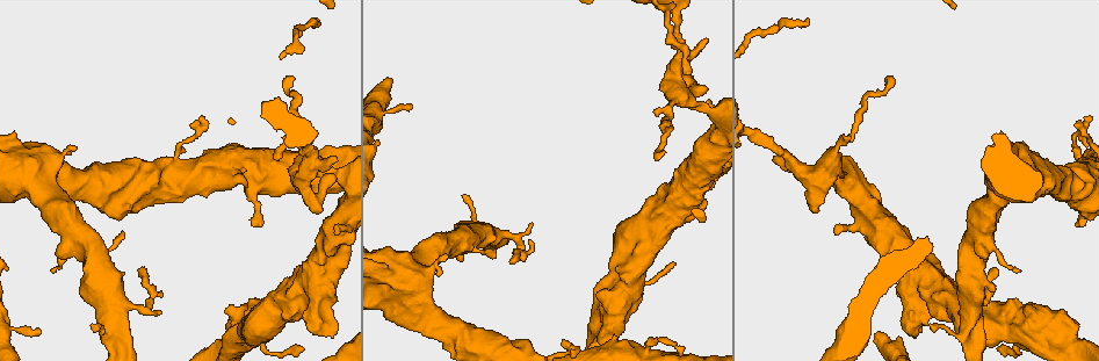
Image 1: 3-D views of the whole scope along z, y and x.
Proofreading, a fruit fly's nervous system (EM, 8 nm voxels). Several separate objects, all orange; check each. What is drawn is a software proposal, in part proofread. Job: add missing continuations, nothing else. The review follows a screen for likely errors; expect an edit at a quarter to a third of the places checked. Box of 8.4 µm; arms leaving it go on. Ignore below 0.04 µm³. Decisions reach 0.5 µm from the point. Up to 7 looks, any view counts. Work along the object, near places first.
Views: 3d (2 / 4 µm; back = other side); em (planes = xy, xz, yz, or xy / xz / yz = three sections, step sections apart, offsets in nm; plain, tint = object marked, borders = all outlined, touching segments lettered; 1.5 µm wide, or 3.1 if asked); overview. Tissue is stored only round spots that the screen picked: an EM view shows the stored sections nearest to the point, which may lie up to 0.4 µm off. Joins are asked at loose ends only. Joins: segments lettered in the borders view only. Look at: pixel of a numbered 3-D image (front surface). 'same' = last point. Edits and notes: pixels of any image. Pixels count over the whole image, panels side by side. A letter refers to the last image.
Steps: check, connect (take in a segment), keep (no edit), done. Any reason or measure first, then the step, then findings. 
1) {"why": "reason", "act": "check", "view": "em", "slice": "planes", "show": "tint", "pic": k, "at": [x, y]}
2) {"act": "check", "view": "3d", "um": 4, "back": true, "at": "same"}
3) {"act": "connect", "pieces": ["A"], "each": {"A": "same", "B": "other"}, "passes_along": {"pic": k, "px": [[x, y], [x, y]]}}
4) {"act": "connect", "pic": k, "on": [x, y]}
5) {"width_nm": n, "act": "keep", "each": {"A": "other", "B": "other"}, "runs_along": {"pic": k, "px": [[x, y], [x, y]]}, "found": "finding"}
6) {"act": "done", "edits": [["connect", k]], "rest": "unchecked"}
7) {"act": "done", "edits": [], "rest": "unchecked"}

{"why": "stops while still wide", "act": "check", "view": "em", "slice": "planes", "show": "borders", "pic": 1, "at": [62, 258]}

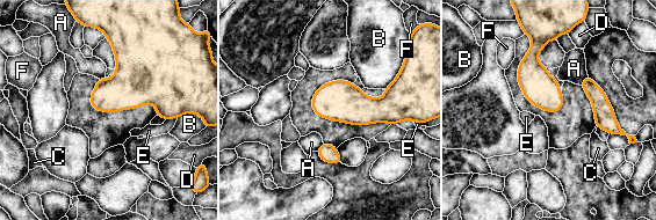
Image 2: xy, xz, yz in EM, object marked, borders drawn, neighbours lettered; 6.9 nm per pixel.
{"act": "keep", "each": {"A": "other", "B": "other", "C": "other", "D": "other", "E": "other", "F": "other"}, "border": {"pic": 2, "px": [[177, 117], [165, 120]]}, "found": "none of them fits"}

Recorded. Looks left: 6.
{"why": "tapers out", "act": "check", "view": "em", "slice": "xz", "step": 4, "show": "borders", "pic": 1, "at": [510, 260]}

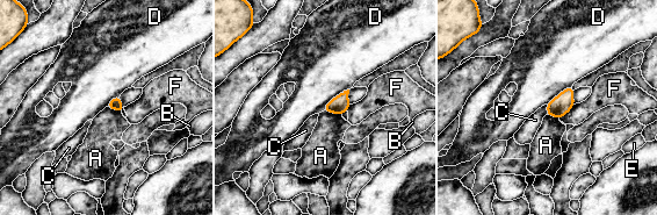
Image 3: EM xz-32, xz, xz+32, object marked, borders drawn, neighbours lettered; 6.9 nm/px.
{"why": "another direction", "act": "check", "view": "em", "slice": "planes", "show": "borders", "at": "same"}

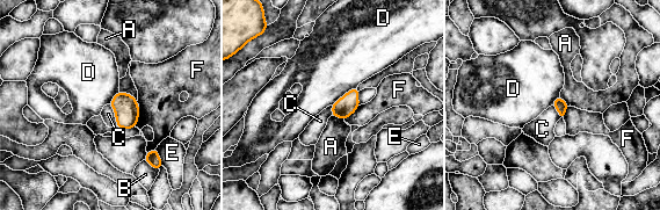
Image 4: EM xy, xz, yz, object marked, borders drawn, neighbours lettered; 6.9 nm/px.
{"width_nm": 80, "act": "keep", "each": {"A": "other", "B": "other", "C": "other", "D": "other", "E": "other", "F": "other"}, "found": "none of them fits"}

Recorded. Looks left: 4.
{"why": "tapers out", "act": "check", "view": "3d", "um": 2, "pic": 1, "at": [38, 333]}

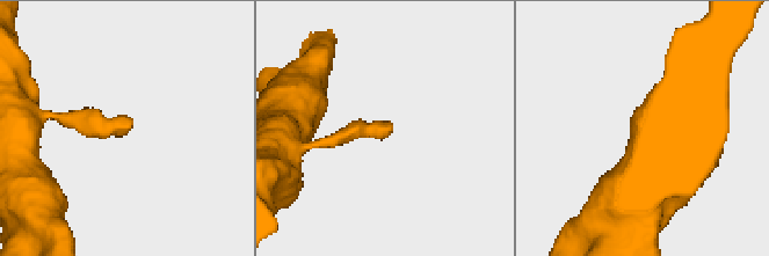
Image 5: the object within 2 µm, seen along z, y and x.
{"act": "check", "view": "em", "slice": "yz", "step": 8, "show": "tint", "pic": 5, "at": [130, 127]}

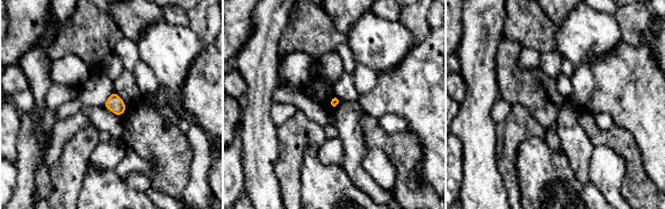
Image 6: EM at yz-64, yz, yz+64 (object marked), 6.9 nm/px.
{"why": "another direction", "act": "check", "view": "em", "slice": "planes", "show": "borders", "at": "same"}

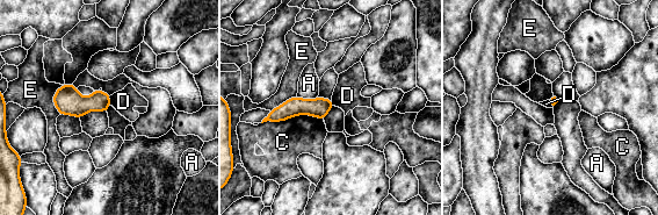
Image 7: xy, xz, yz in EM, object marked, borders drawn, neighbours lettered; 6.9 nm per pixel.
{"width_nm": 70, "act": "keep", "each": {"A": "other", "C": "other", "D": "other", "E": "other"}, "border": {"pic": 7, "px": [[109, 95], [110, 105]]}, "found": "no lettered segment goes on from it"}

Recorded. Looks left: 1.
{"act": "done", "edits": [], "rest": "unchecked"}

